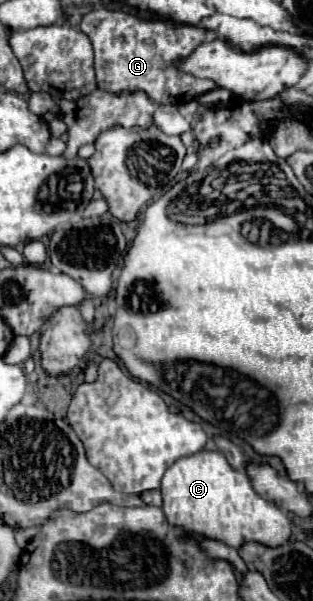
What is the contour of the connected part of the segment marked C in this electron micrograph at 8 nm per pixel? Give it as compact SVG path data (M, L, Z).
M202 450L198 454L176 460L162 478L164 514L168 524L180 526L190 534L220 540L232 548L244 542L258 542L270 548L282 546L290 538L290 520L274 504L260 498L244 470L234 470L222 452Z

